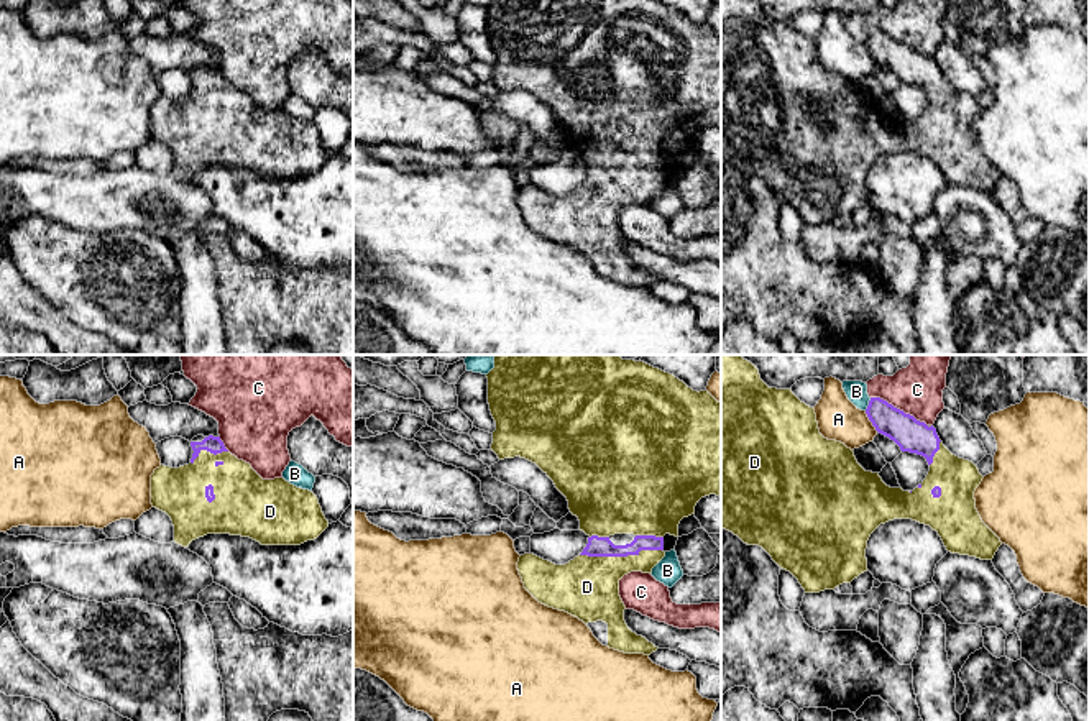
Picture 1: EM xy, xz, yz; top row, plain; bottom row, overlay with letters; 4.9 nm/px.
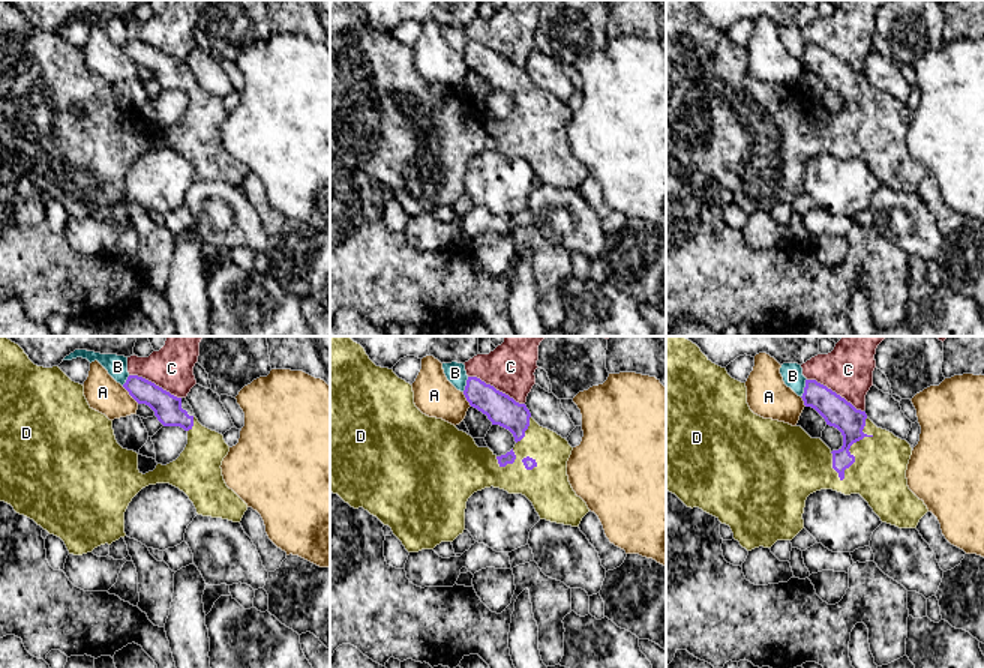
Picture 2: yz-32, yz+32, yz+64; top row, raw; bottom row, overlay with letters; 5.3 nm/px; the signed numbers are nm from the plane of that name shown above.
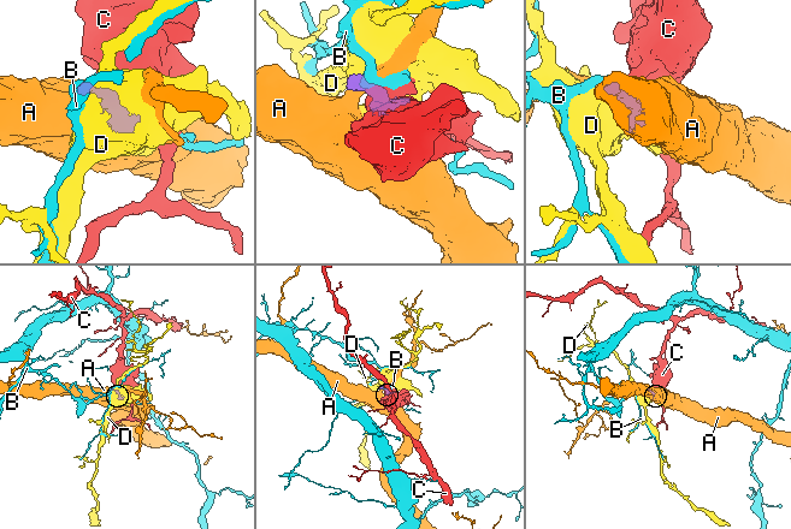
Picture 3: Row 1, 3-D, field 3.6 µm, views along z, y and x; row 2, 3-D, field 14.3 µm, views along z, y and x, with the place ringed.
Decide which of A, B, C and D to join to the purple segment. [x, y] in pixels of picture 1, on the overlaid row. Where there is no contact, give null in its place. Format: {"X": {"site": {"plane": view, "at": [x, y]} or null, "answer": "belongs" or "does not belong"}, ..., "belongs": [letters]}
{"A": {"site": {"plane": "yz", "at": [869, 419]}, "answer": "does not belong"}, "B": {"site": {"plane": "yz", "at": [869, 404]}, "answer": "does not belong"}, "C": {"site": {"plane": "yz", "at": [899, 409]}, "answer": "does not belong"}, "D": {"site": {"plane": "xz", "at": [621, 555]}, "answer": "belongs"}, "belongs": ["D"]}

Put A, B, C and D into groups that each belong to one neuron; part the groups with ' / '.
A / B / C / D

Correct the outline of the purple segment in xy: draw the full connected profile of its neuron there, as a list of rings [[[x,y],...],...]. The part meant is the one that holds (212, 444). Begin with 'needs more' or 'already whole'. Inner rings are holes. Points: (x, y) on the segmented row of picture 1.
needs more; [[[220,437],[191,442],[191,463],[171,468],[161,465],[151,475],[151,504],[166,512],[174,526],[174,542],[189,544],[207,534],[250,537],[261,545],[301,545],[317,539],[327,527],[317,496],[284,478],[263,480],[250,463],[232,455]]]

